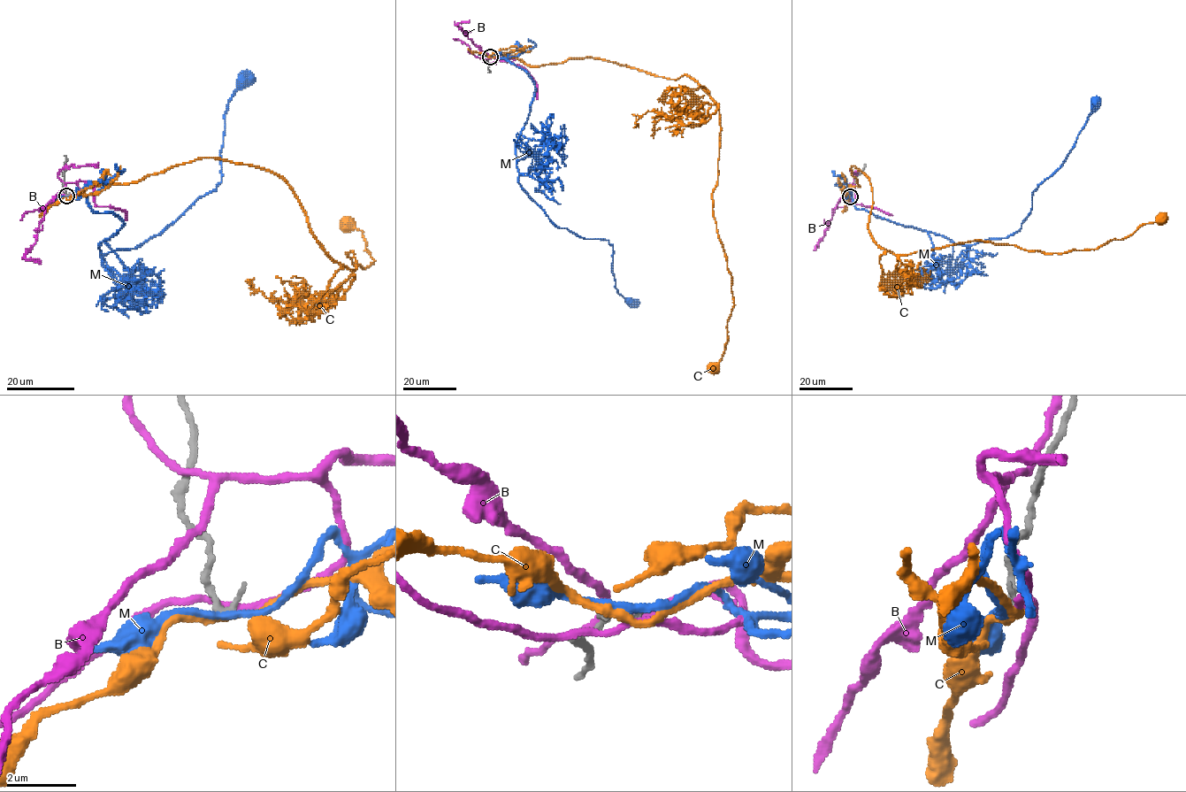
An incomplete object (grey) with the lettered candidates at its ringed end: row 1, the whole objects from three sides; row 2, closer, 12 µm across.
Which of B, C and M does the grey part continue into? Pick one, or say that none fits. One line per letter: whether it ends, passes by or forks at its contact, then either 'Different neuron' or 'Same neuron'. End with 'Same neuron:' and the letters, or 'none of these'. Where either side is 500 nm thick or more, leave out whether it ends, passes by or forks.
B: It passes by. Different neuron
C: It forks there. Different neuron
M: It passes by. Different neuron
Same neuron: none of these

